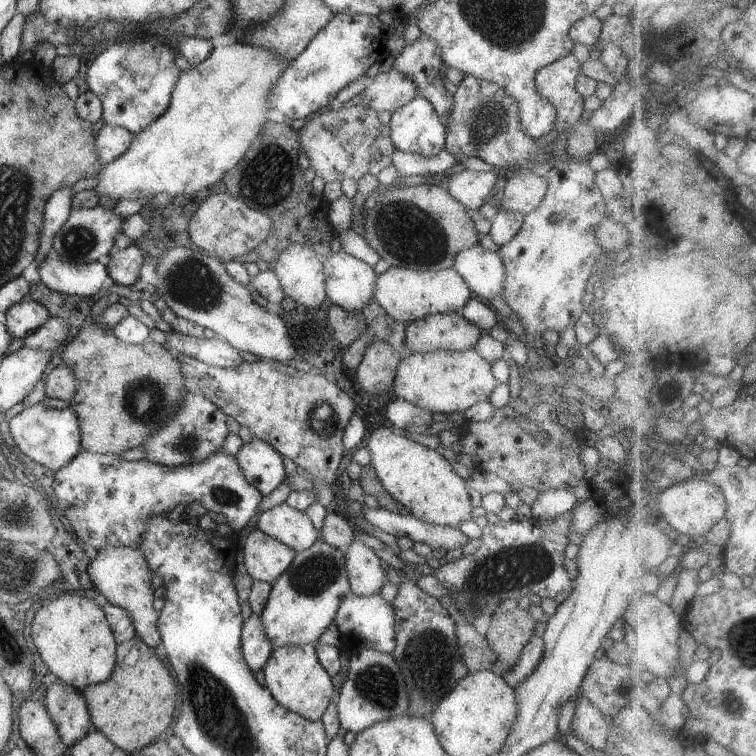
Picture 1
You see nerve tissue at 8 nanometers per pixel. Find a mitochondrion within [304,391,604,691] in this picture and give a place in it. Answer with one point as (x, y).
(511, 569)

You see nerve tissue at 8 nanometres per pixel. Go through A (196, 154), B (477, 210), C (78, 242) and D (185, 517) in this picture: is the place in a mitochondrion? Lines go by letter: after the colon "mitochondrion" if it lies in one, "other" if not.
A: mitochondrion
B: other
C: mitochondrion
D: other

